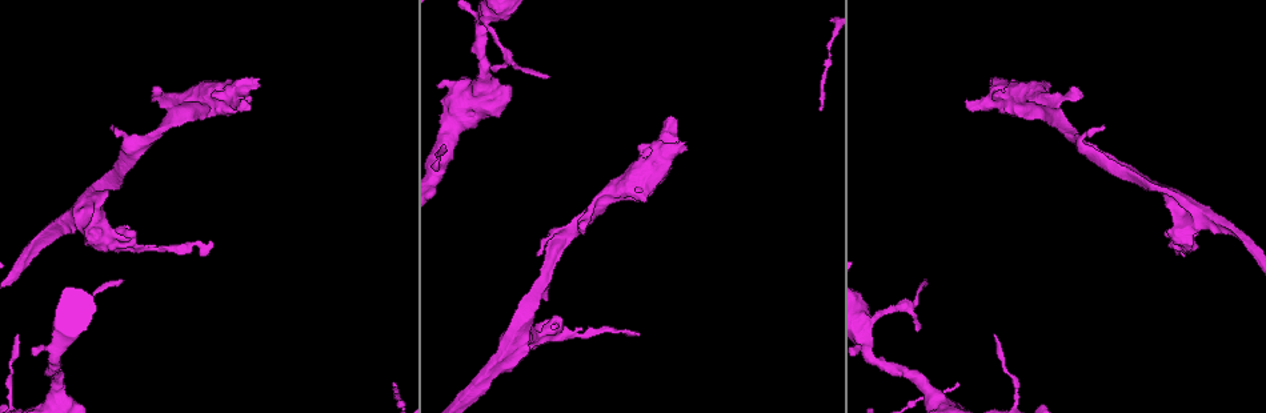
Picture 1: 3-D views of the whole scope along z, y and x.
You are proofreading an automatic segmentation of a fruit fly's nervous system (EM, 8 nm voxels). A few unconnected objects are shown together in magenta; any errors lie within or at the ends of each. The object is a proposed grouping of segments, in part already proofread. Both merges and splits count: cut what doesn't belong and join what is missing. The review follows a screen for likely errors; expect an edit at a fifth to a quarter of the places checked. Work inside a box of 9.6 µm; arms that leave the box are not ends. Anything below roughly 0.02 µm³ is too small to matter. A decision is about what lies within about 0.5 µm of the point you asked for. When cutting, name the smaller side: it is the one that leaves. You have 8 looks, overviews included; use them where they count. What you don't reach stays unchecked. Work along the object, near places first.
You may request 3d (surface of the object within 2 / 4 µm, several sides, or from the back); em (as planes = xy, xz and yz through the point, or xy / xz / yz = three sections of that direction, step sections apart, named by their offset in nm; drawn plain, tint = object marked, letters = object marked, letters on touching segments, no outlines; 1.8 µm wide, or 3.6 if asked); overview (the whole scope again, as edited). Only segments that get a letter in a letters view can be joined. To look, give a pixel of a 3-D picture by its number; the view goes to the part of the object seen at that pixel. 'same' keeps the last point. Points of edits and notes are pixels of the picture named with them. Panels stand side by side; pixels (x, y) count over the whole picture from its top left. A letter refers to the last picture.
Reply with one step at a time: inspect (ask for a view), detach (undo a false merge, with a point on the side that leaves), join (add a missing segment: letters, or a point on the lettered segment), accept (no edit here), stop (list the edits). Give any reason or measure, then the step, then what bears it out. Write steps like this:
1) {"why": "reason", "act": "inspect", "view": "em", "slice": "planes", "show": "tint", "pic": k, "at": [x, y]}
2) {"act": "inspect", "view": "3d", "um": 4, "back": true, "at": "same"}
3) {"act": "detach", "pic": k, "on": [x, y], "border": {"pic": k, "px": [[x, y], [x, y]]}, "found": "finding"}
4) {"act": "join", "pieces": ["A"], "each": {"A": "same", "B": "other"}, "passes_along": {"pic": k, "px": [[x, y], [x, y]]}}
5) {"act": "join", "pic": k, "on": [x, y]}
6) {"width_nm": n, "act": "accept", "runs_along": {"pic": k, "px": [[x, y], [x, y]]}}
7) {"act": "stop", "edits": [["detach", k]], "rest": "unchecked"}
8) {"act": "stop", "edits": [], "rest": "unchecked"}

{"why": "branch stops here", "act": "inspect", "view": "em", "slice": "yz", "step": 4, "show": "tint", "pic": 1, "at": [927, 278]}

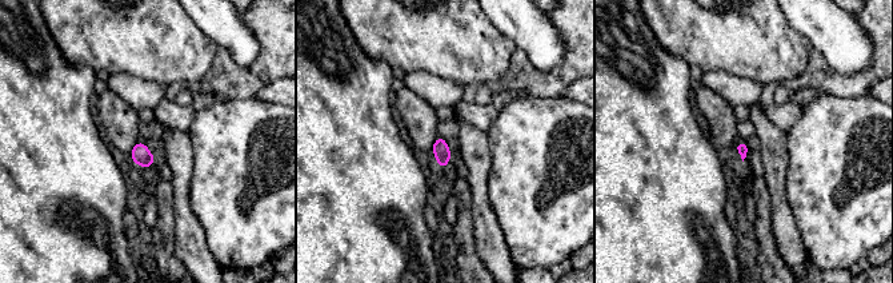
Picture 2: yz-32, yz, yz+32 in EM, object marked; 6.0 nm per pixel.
{"why": "another direction", "act": "inspect", "view": "em", "slice": "planes", "show": "letters", "at": "same"}

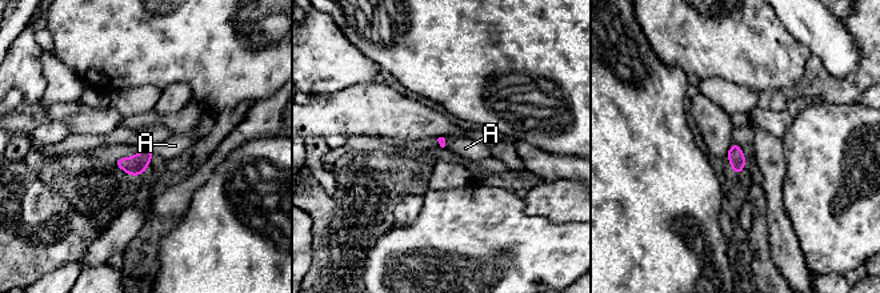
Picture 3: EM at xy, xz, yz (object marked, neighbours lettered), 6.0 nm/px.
{"longest_contact_nm": ["A", 100], "act": "join", "pieces": ["A"], "each": {"A": "same"}, "passes_along": {"pic": 3, "px": [[135, 165], [152, 153], [175, 145]]}, "found": "it goes on there"}

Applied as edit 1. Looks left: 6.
{"why": "see it whole again", "act": "inspect", "view": "overview"}

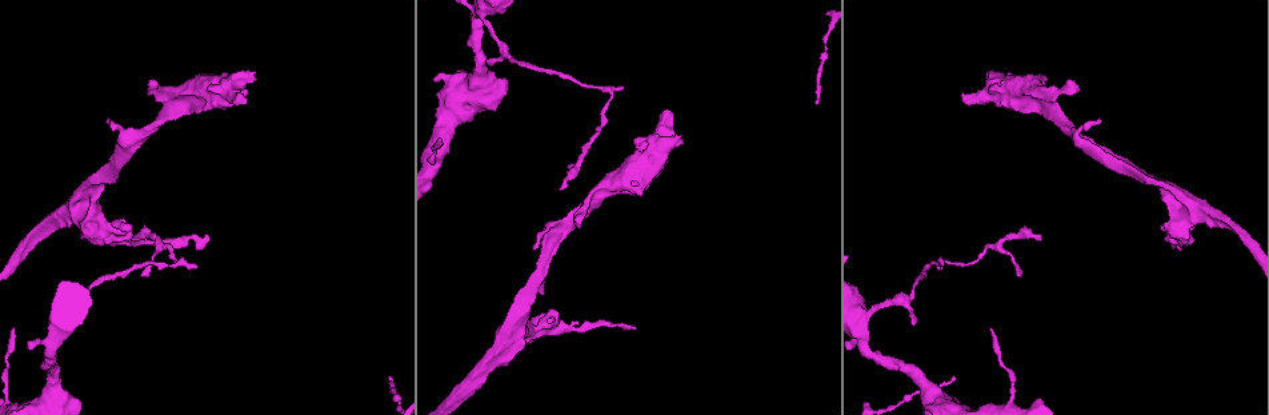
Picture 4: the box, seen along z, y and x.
{"why": "tapers out", "act": "inspect", "view": "em", "slice": "planes", "show": "letters", "pic": 4, "at": [580, 224]}

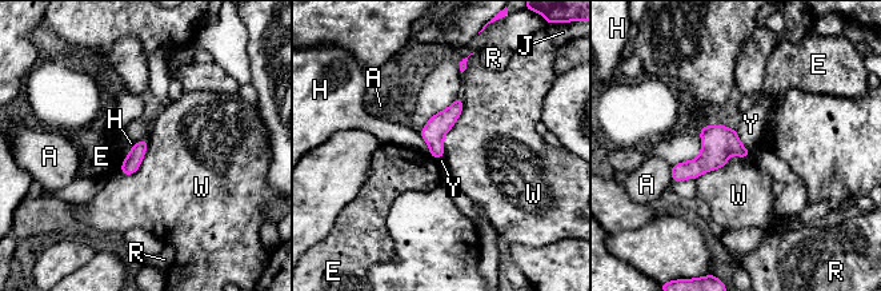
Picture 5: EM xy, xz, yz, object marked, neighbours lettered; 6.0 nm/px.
{"act": "accept", "each": {"A": "other", "E": "other", "H": "other", "J": "other", "R": "other", "W": "other", "Y": "other"}, "border": {"pic": 5, "px": [[751, 154], [731, 155], [695, 179]]}, "found": "no lettered segment goes on from it"}

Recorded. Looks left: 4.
{"why": "a narrow waist", "act": "inspect", "view": "3d", "um": 2, "pic": 4, "at": [548, 333]}

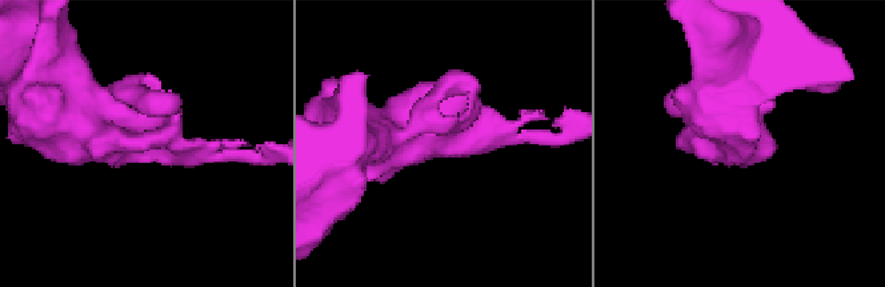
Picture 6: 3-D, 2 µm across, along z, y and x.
{"why": "now the EM", "act": "inspect", "view": "em", "slice": "xy", "step": 4, "show": "tint", "pic": 6, "at": [138, 144]}

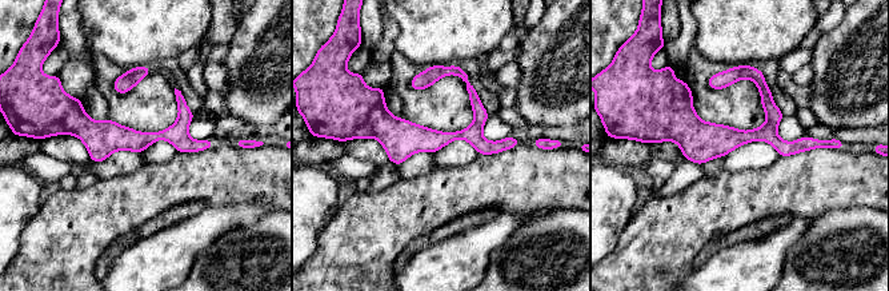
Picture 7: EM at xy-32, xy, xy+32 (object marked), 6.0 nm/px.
{"act": "inspect", "view": "em", "slice": "xy", "step": 4, "show": "letters", "at": "same"}

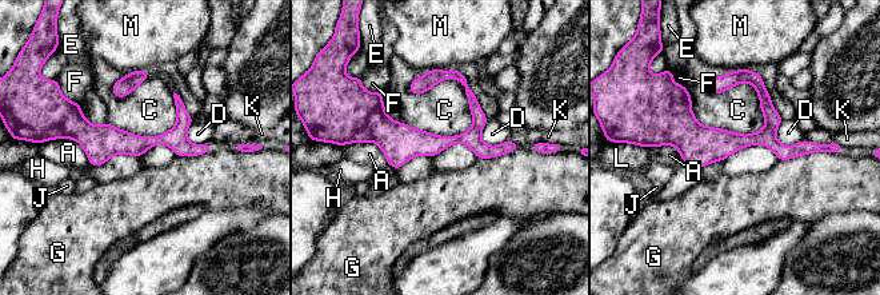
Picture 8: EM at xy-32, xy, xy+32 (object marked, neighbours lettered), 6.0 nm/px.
{"act": "accept", "each": {"A": "other", "C": "other", "D": "other", "E": "other", "F": "other", "G": "other", "H": "other", "J": "other", "K": "other", "L": "other", "M": "other"}, "border": {"pic": 8, "px": [[466, 87], [460, 134], [402, 123]]}, "found": "all the same cell"}

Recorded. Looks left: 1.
{"act": "stop", "edits": [["join", 3]], "rest": "unchecked"}

